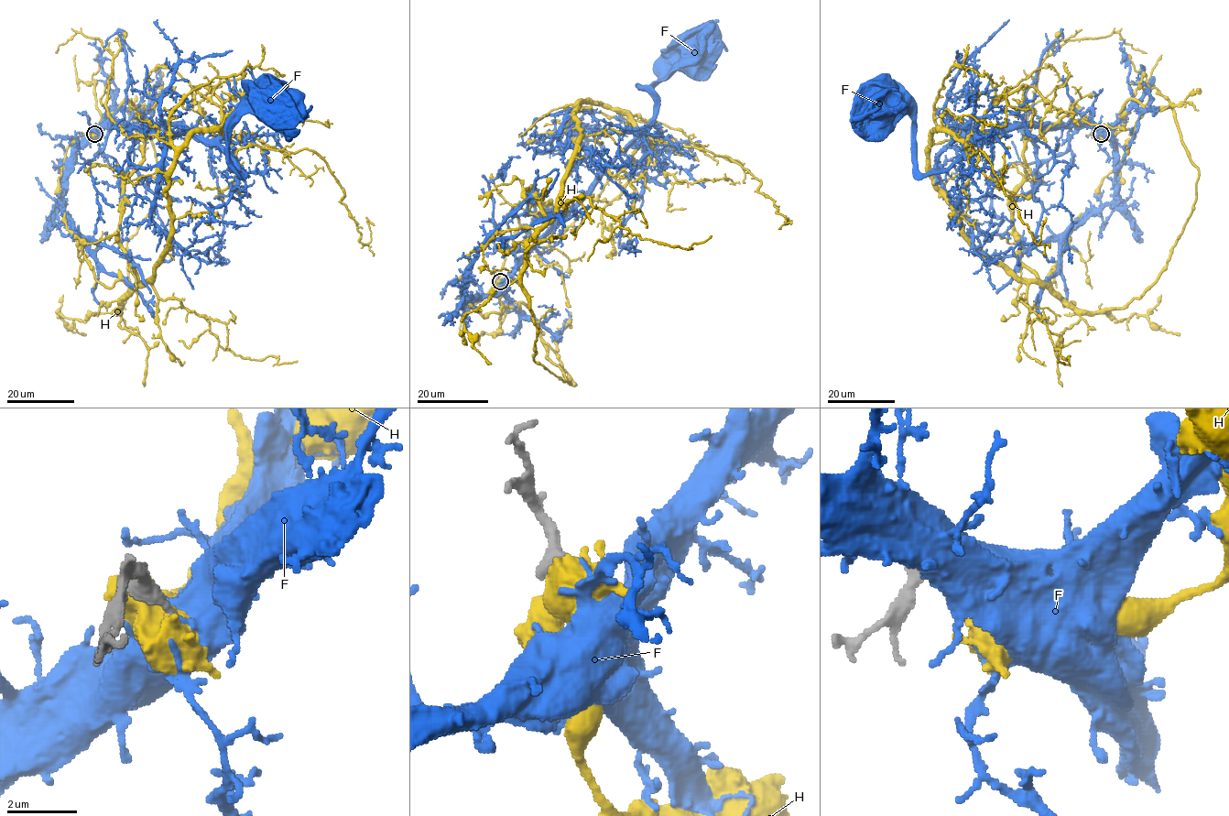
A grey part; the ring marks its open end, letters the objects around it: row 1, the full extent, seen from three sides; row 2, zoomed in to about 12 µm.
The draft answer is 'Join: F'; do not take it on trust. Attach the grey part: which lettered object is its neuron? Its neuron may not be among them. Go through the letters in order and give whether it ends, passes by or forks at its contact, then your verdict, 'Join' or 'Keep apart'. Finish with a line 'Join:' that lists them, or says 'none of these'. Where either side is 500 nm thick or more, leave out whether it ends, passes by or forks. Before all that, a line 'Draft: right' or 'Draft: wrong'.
Draft: wrong
F: It ends there. Keep apart
H: Keep apart
Join: none of these

